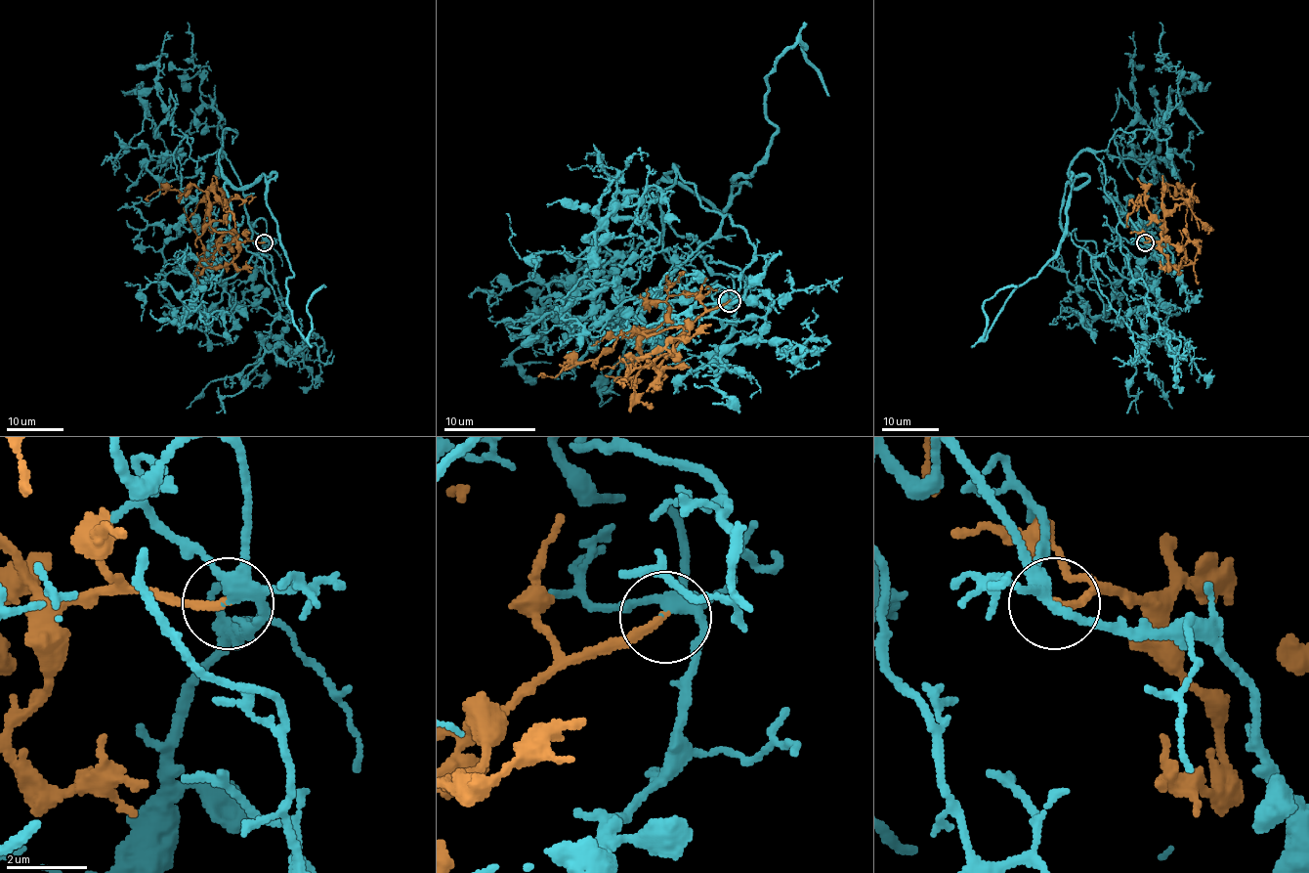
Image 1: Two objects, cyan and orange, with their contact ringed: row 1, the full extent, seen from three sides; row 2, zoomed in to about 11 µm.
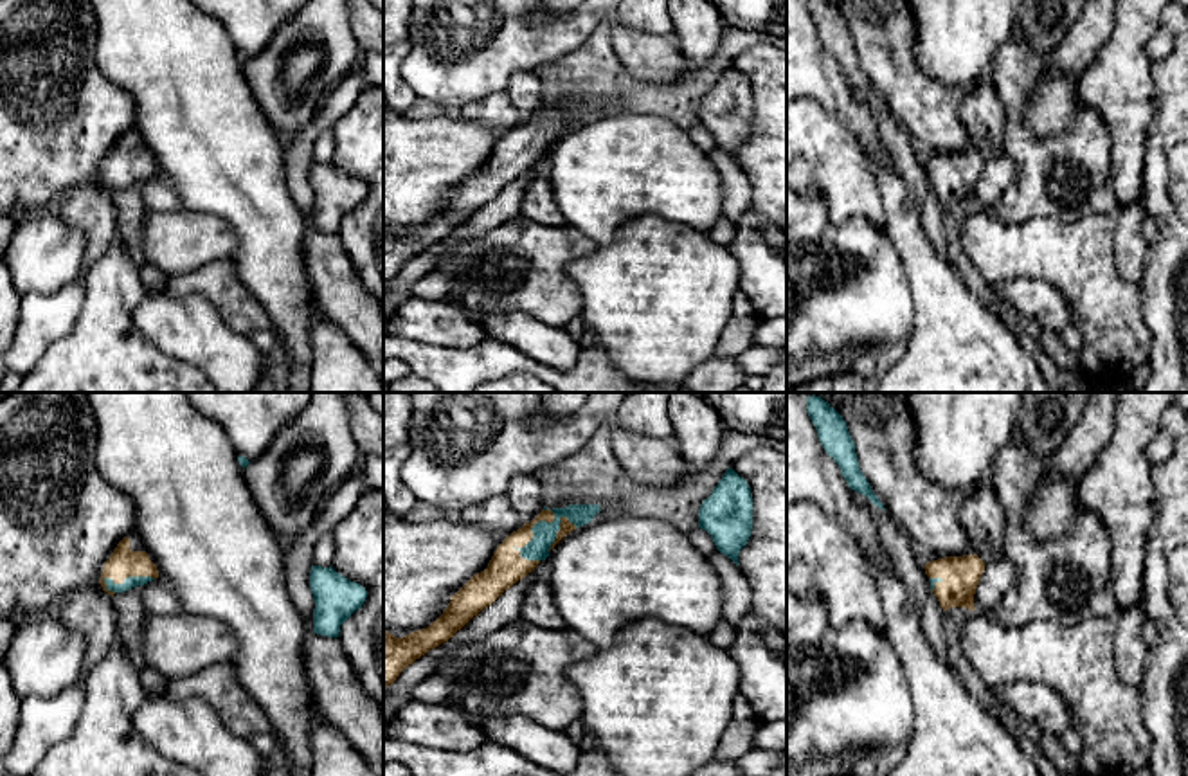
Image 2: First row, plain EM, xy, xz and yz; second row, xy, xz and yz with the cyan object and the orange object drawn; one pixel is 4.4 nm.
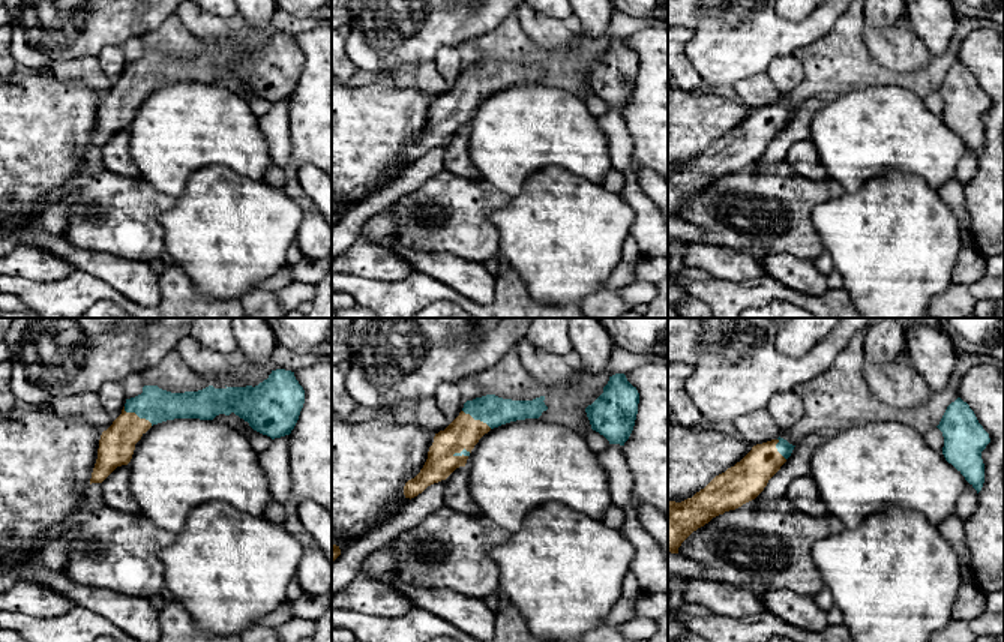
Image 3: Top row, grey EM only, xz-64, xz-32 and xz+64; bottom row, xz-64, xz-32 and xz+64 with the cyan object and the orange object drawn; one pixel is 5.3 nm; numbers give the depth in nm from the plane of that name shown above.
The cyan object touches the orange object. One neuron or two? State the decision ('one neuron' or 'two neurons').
one neuron

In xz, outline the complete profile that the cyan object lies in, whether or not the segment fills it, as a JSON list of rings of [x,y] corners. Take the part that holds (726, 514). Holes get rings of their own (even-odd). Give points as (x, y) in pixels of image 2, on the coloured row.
[[[727,468],[698,510],[698,528],[706,529],[716,549],[738,565],[738,553],[752,529],[752,497],[743,477]]]

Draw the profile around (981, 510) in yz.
[[[992,481],[977,486],[967,497],[959,497],[958,515],[963,526],[977,531],[976,555],[985,565],[1006,556],[1006,513]]]

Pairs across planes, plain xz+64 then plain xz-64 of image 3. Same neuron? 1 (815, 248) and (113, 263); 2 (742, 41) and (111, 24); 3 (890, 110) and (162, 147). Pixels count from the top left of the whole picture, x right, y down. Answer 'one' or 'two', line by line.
1: two
2: one
3: one

